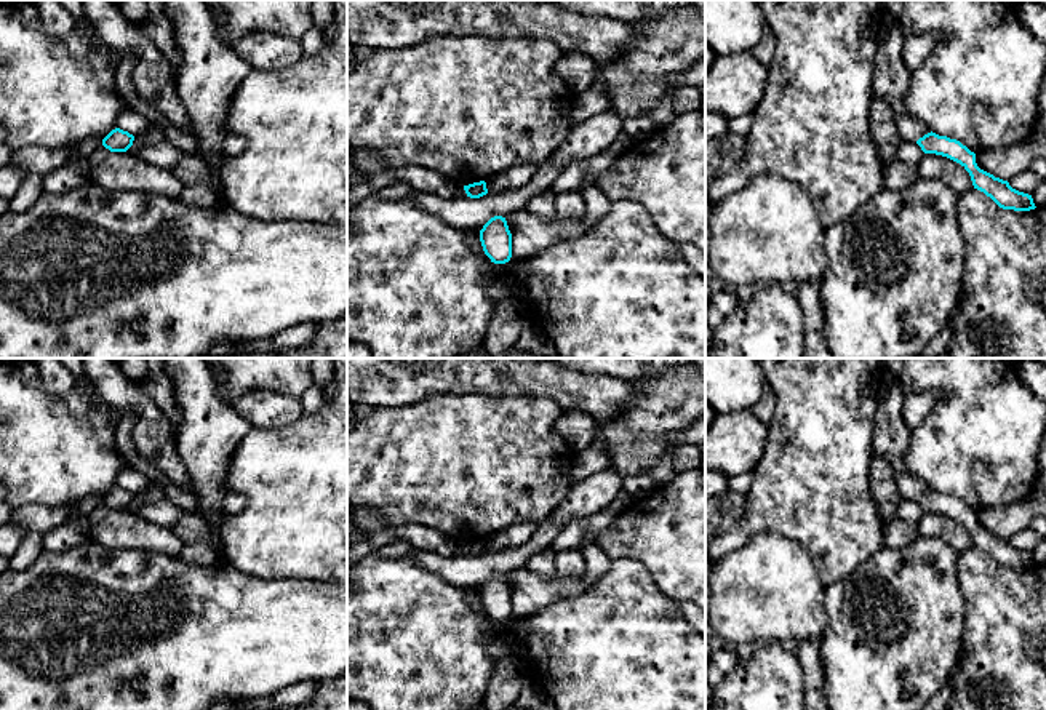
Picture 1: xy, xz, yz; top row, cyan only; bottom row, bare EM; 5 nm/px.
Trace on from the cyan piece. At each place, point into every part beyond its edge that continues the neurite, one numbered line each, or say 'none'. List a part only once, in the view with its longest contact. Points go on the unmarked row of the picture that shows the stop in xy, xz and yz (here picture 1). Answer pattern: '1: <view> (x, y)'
none

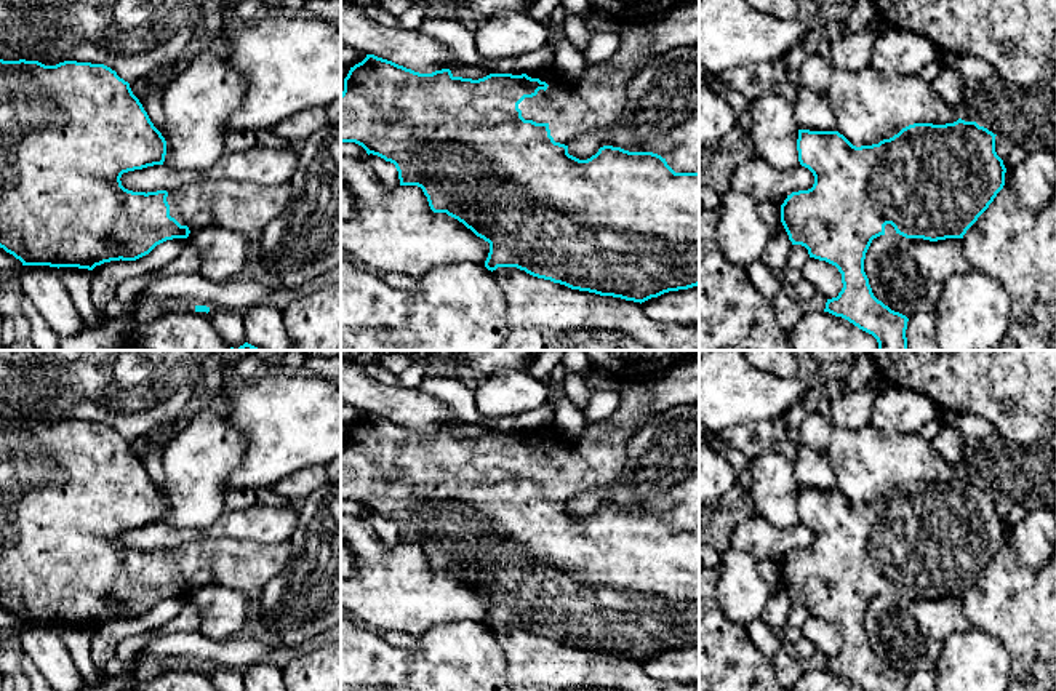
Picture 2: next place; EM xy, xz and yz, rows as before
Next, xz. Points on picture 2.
1: xz (594, 461)

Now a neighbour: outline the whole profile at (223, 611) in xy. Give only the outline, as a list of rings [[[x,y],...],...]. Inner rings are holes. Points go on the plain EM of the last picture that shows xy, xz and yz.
[[[205,585],[186,598],[200,608],[198,632],[210,640],[234,638],[246,625],[248,600],[238,590]]]

